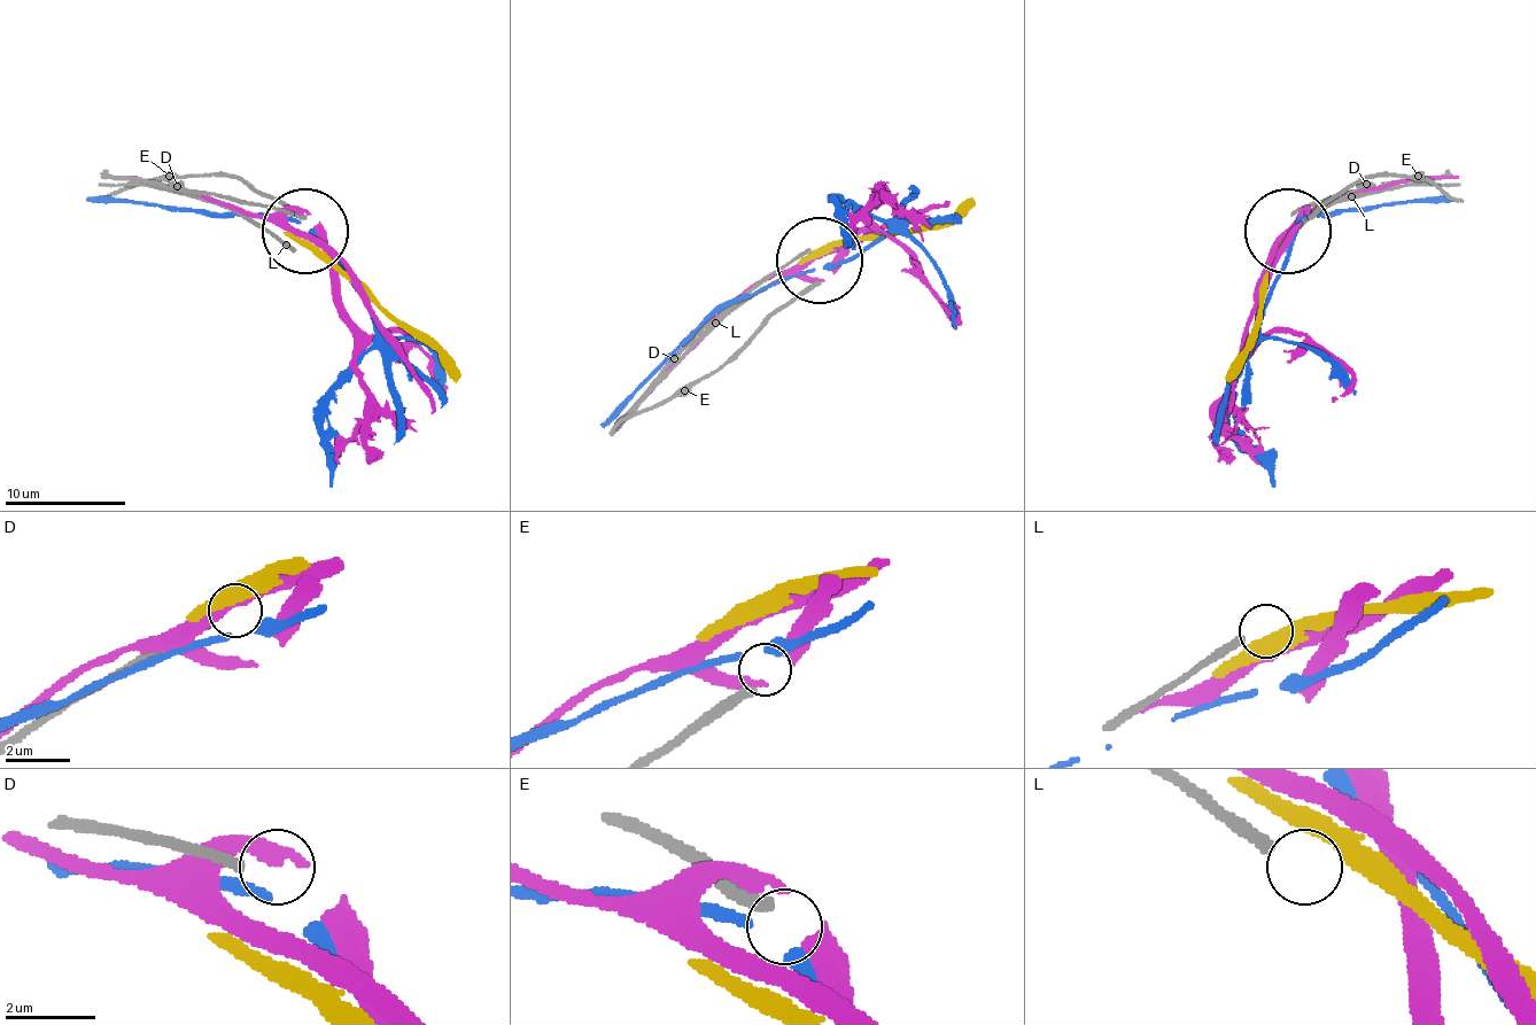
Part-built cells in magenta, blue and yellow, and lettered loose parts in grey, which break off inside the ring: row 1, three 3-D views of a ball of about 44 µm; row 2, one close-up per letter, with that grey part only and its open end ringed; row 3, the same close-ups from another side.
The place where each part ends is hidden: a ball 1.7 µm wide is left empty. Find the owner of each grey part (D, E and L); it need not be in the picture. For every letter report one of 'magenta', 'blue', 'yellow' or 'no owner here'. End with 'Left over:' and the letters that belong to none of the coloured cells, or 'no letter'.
D: no owner here
E: no owner here
L: no owner here
Left over: D, E, L

